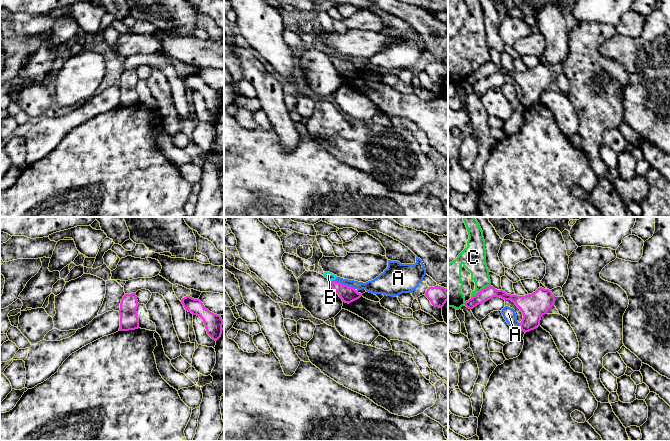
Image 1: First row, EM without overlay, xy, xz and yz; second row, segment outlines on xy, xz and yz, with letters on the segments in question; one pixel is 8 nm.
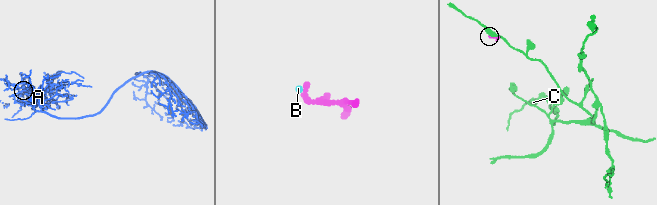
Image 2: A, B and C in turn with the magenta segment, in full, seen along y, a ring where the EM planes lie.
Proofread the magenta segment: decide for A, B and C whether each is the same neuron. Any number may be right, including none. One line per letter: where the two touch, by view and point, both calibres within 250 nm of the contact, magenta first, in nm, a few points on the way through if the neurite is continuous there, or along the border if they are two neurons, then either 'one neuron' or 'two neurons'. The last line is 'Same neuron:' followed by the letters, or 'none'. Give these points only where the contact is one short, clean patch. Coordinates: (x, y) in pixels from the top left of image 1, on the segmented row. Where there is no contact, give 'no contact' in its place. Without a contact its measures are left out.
A: xz (343, 284) | 140/110 nm | two neurons
B: xz (332, 280) | 140/60 nm | across xz (348, 294), (340, 289), (332, 280), (328, 275) | one neuron
C: yz (481, 290) | 110/190 nm | along yz (490, 284), (471, 297) | two neurons
Same neuron: B

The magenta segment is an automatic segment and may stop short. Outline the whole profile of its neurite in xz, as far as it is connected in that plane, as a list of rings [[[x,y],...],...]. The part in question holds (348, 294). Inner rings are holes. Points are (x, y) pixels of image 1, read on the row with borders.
[[[324,272],[323,276],[330,281],[331,287],[335,290],[343,302],[349,304],[362,296],[362,294],[358,293],[353,287],[337,282],[335,280],[337,278],[336,275],[330,272]]]

